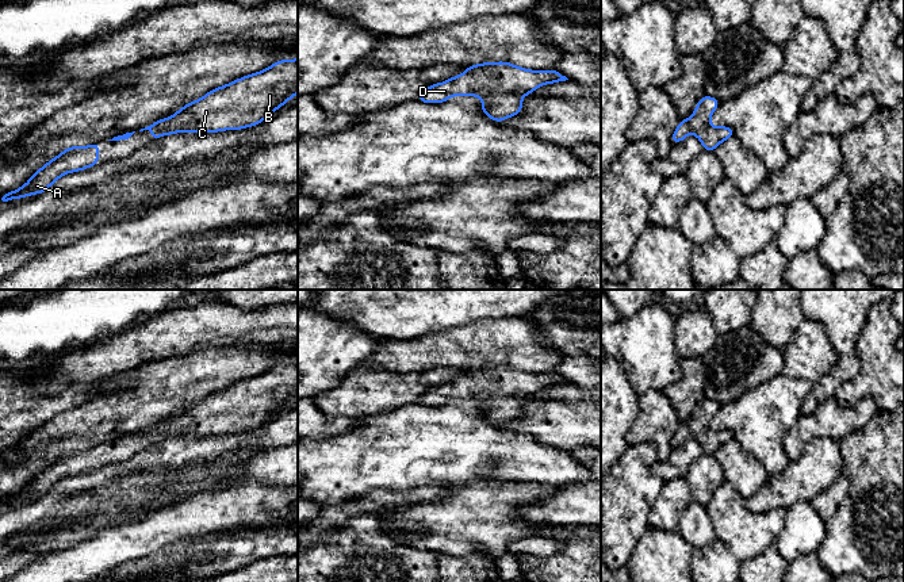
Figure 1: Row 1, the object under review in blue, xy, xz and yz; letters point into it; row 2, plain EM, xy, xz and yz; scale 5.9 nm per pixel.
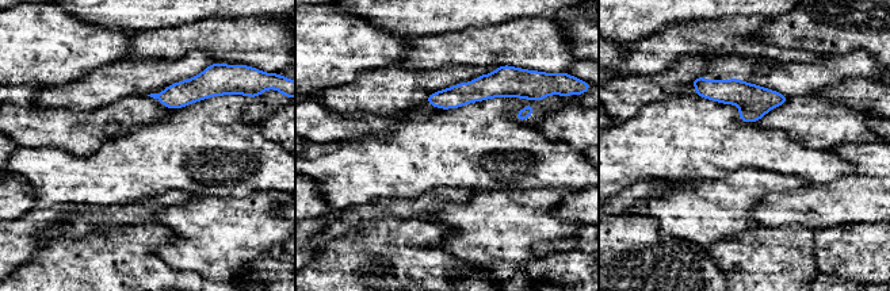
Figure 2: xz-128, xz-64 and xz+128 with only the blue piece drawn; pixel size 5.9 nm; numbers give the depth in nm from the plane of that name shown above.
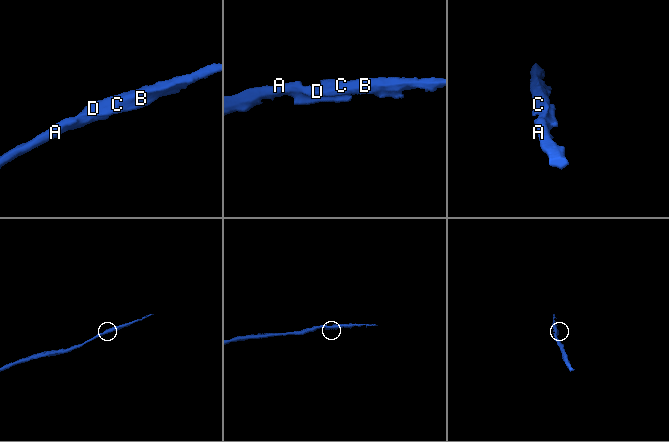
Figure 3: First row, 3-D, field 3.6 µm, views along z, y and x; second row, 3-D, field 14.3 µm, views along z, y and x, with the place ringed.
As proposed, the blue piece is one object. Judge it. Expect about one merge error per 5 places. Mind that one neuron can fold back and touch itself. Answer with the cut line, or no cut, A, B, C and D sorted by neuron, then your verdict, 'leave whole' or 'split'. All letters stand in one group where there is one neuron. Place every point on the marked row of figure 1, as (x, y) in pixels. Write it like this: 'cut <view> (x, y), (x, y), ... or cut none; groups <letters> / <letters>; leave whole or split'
cut none; groups A B C D; leave whole

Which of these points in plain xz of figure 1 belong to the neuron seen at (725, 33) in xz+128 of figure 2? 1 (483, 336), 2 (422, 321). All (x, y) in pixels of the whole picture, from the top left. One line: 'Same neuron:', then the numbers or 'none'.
Same neuron: 1

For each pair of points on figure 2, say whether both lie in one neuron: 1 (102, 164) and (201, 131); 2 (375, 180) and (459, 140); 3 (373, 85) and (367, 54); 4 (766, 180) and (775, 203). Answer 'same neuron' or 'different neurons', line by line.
1: same neuron
2: same neuron
3: different neurons
4: different neurons

